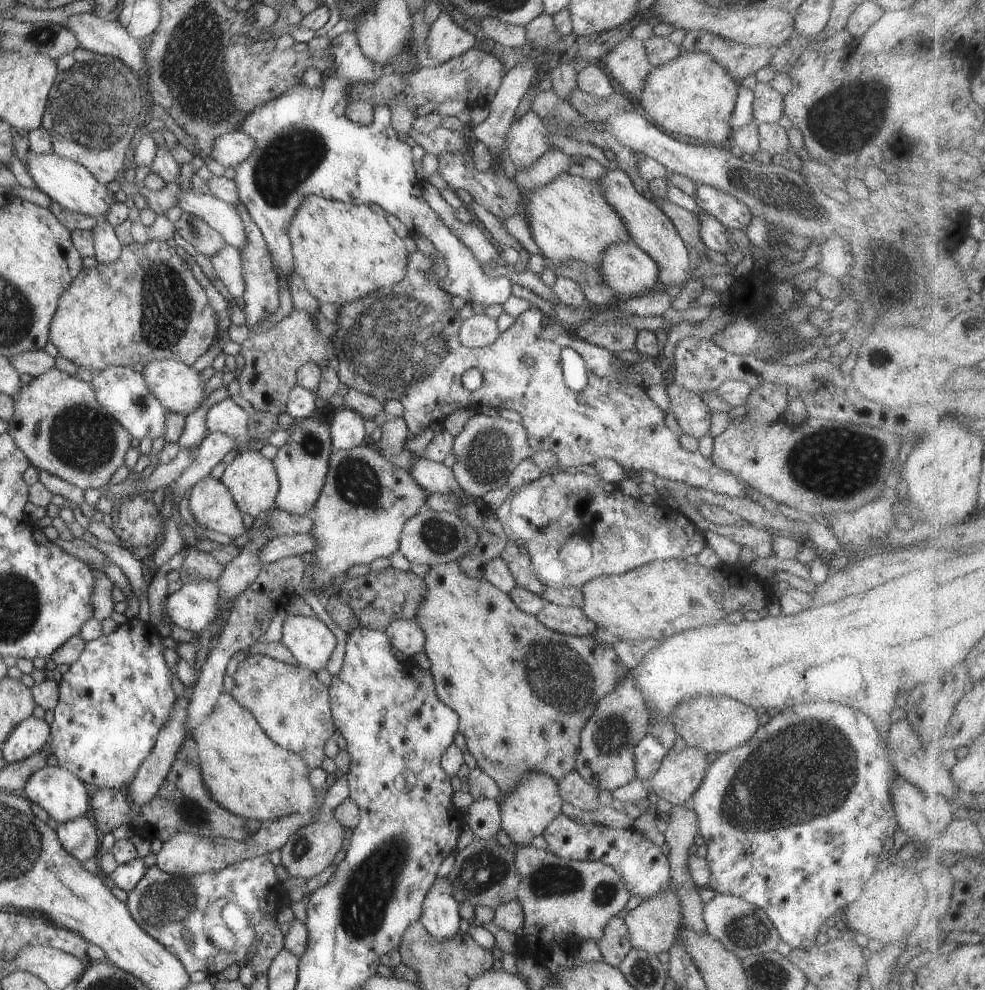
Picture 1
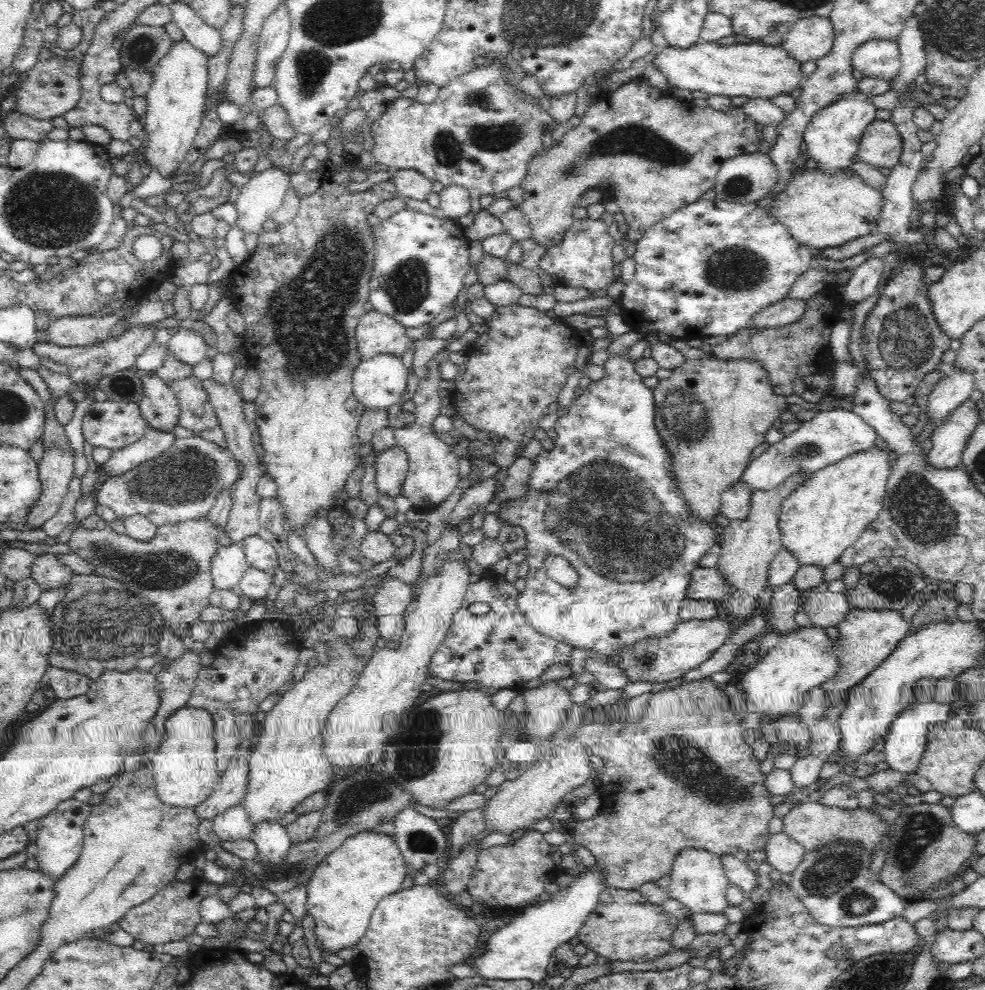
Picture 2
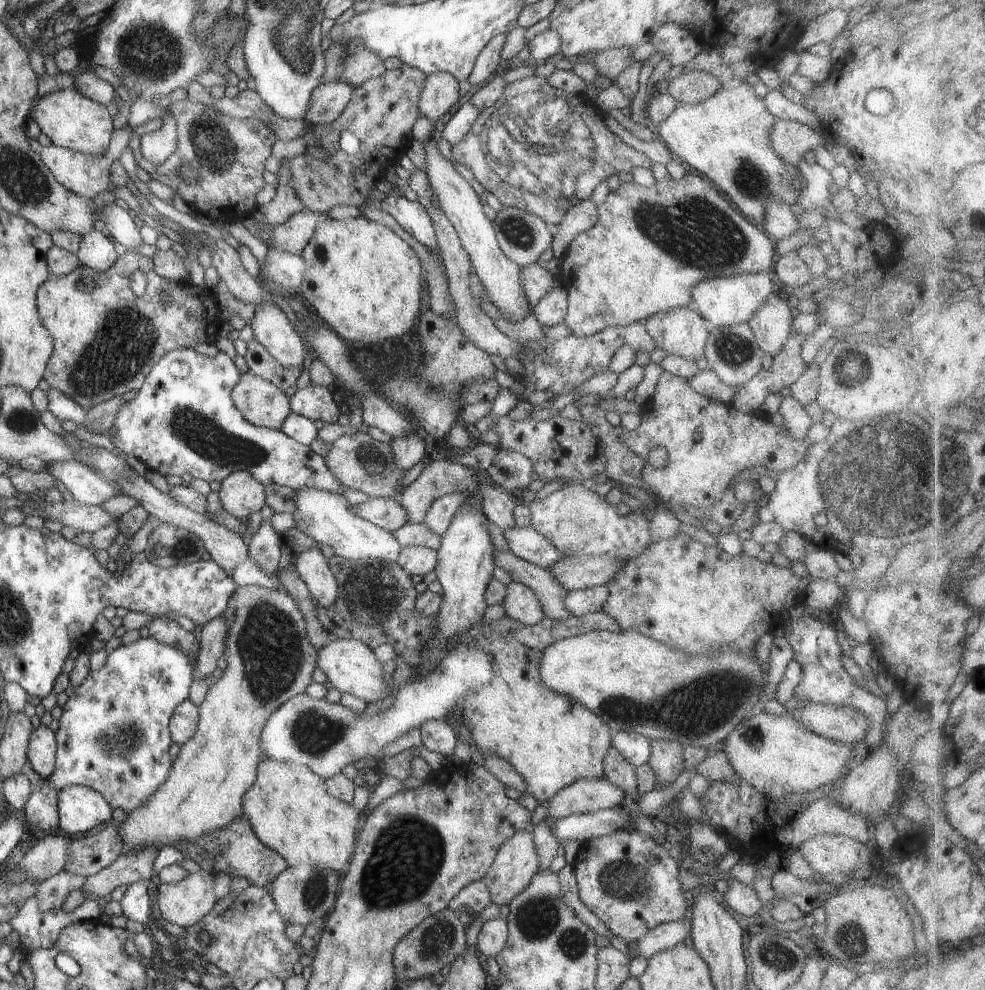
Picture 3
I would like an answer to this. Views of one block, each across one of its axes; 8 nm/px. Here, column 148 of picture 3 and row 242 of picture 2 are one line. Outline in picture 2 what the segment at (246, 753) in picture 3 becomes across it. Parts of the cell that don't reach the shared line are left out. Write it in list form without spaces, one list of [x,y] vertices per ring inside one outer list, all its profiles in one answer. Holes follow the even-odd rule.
[[[794,168],[785,190],[770,203],[769,214],[782,224],[792,240],[817,250],[834,248],[877,232],[883,208],[881,193],[857,176],[853,168],[828,175],[820,168]]]

